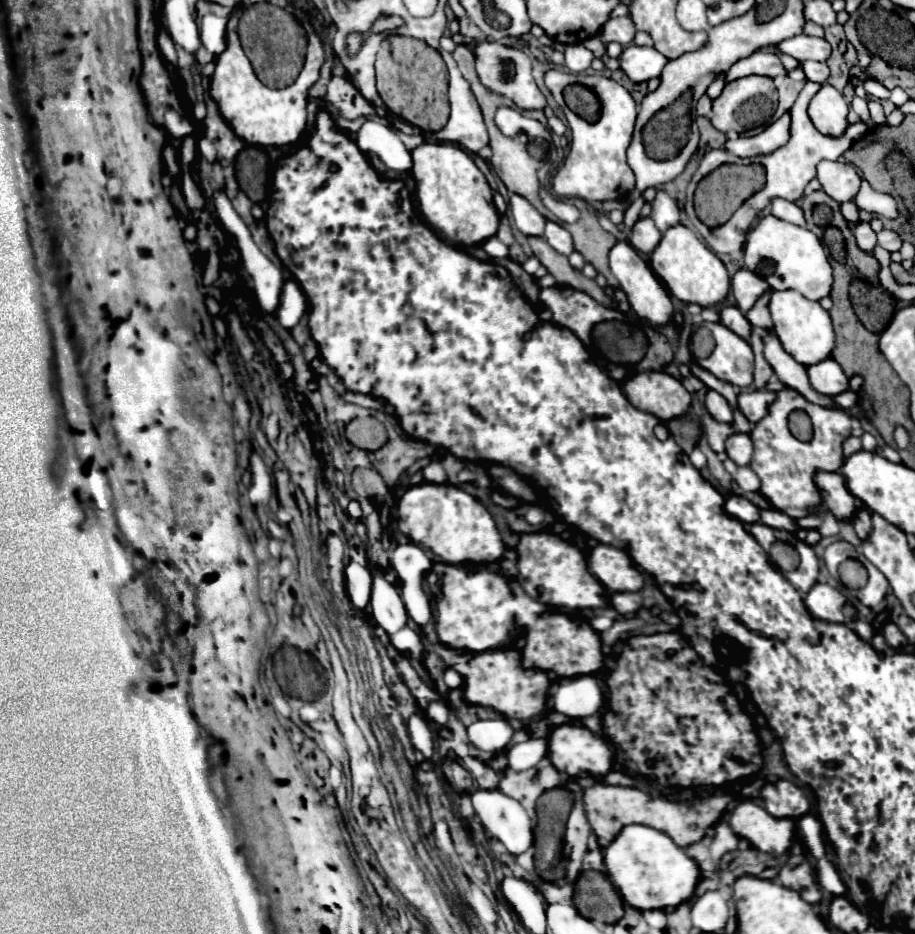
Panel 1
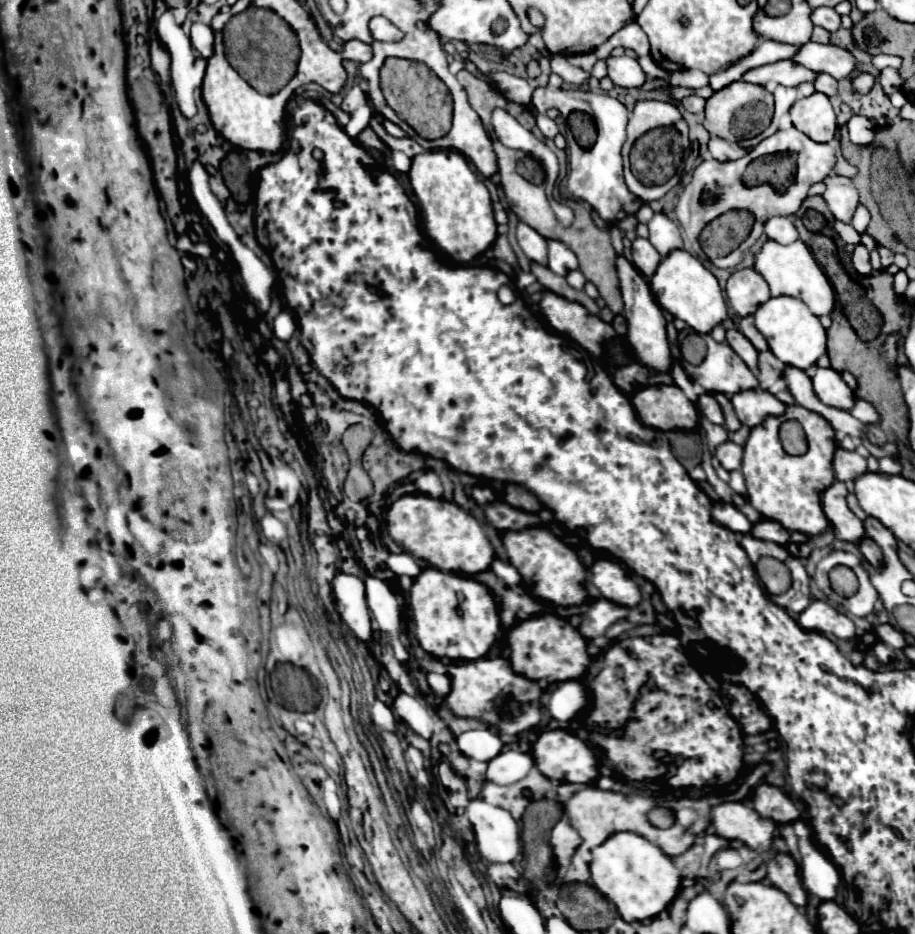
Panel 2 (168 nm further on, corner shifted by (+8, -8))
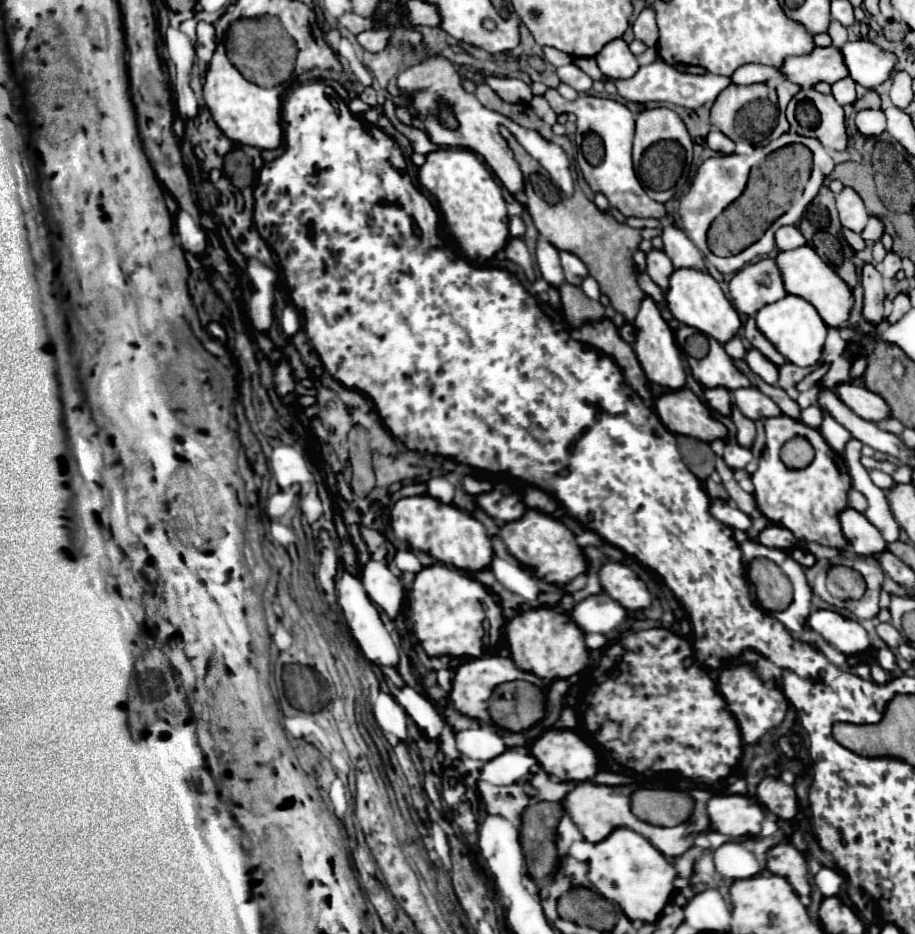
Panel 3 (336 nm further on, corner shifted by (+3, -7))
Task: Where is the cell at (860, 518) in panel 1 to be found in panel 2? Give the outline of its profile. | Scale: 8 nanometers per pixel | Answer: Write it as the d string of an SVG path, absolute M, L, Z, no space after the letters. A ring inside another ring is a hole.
M864 538L858 546L860 546L860 552L864 554L864 558L866 558L874 568L880 568L880 566L884 564L884 556L882 556L882 552L880 552L880 546L878 546L874 540Z

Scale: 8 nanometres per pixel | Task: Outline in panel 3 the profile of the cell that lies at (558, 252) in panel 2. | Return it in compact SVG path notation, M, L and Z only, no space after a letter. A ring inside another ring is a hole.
M561 251L561 267L563 267L563 273L565 273L565 281L567 283L573 283L573 285L579 285L583 277L587 277L587 267L583 265L583 261L569 253L569 251Z

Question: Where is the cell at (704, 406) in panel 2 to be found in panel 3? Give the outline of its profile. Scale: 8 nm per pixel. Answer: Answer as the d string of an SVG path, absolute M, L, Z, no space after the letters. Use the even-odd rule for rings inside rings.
M723 387L705 389L705 401L707 401L707 405L709 405L713 411L717 411L717 413L721 413L721 415L725 415L725 417L731 415L729 391L725 391Z

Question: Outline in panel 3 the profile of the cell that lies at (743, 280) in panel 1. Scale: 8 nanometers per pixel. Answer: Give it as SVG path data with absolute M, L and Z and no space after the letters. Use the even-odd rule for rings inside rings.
M763 259L735 273L729 283L729 293L735 309L745 315L755 315L761 307L787 295L773 259Z

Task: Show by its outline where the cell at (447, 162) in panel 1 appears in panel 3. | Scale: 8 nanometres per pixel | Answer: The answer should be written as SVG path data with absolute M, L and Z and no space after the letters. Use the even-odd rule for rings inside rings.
M437 149L429 153L423 167L419 167L419 183L437 201L451 235L471 261L487 261L505 247L509 239L505 201L493 173L473 151Z

